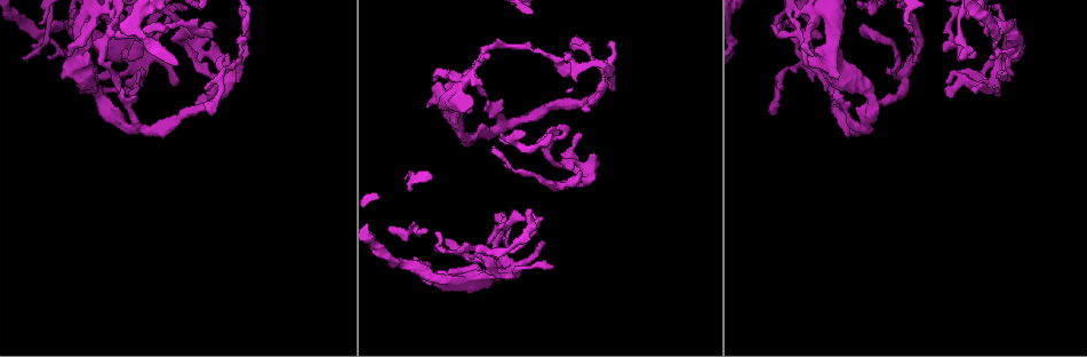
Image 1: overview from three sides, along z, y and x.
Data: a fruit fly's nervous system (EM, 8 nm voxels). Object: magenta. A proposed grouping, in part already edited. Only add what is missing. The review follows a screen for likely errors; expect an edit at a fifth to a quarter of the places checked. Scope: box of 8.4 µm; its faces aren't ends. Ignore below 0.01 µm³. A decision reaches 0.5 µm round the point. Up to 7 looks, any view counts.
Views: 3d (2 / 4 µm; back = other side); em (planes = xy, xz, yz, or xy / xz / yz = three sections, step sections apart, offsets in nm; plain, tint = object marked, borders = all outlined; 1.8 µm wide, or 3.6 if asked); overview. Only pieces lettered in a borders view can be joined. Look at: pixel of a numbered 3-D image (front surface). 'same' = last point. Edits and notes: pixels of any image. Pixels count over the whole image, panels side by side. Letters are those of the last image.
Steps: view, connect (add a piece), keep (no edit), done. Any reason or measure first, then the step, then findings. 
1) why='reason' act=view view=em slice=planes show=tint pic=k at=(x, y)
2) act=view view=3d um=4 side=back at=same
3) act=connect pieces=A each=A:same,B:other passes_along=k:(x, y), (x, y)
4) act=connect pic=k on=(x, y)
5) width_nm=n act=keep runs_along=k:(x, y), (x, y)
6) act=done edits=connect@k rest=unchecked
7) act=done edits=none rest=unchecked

why='arms part here' act=view view=3d um=2 pic=1 at=(238, 61)

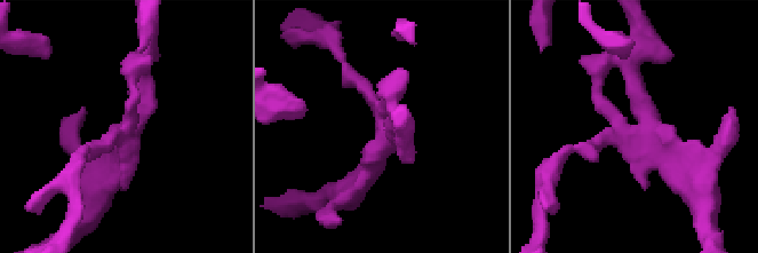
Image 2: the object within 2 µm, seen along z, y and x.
act=view view=em slice=planes show=plain pic=2 at=(129, 133)

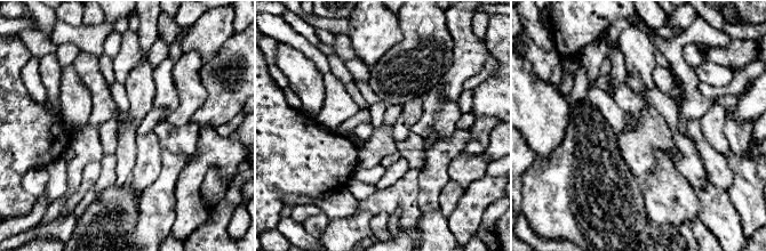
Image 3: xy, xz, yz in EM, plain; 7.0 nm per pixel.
why='what lies round it' act=view view=em slice=planes show=borders at=same

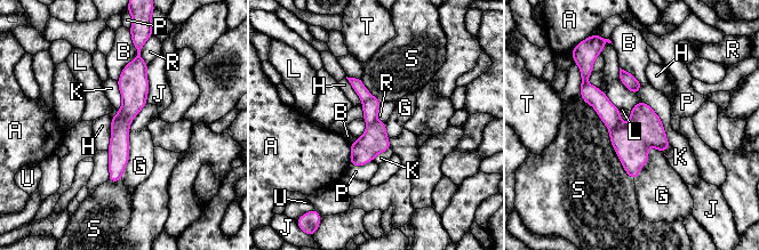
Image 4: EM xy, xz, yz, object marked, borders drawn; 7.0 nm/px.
act=keep each=A:other,B:other,G:other,H:other,J:other,K:other,L:other,P:other,R:other,S:other,T:other,U:other found='no lettered piece goes on from it'

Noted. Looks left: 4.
why='thin end' act=view view=3d um=2 pic=1 at=(505, 215)

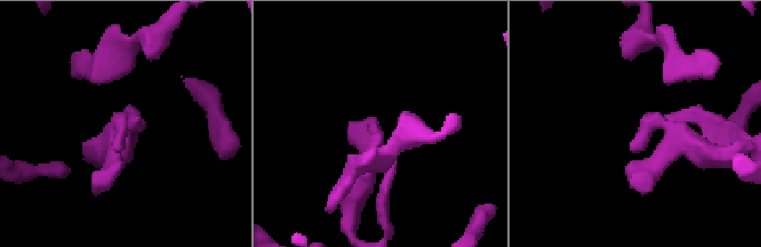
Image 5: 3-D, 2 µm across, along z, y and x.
act=view view=em slice=xy step=16 show=tint pic=5 at=(632, 146)

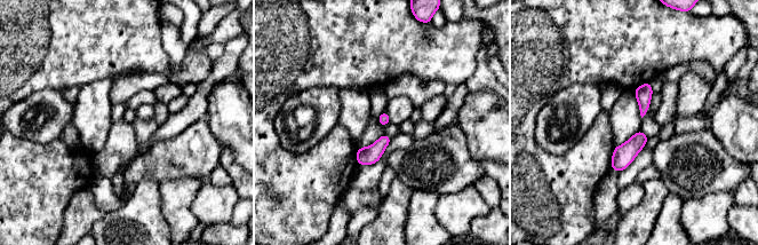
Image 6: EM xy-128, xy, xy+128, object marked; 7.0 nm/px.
act=view view=em slice=planes show=borders at=same

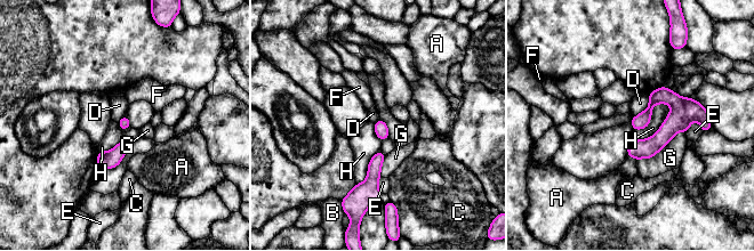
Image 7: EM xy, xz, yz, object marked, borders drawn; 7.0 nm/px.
act=keep each=A:other,B:other,C:other,D:other,E:other,F:other,G:other,H:other border=7:(648, 94), (648, 106), (632, 119) found='no lettered piece goes on from it'

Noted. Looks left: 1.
act=done edits=none rest=unchecked

